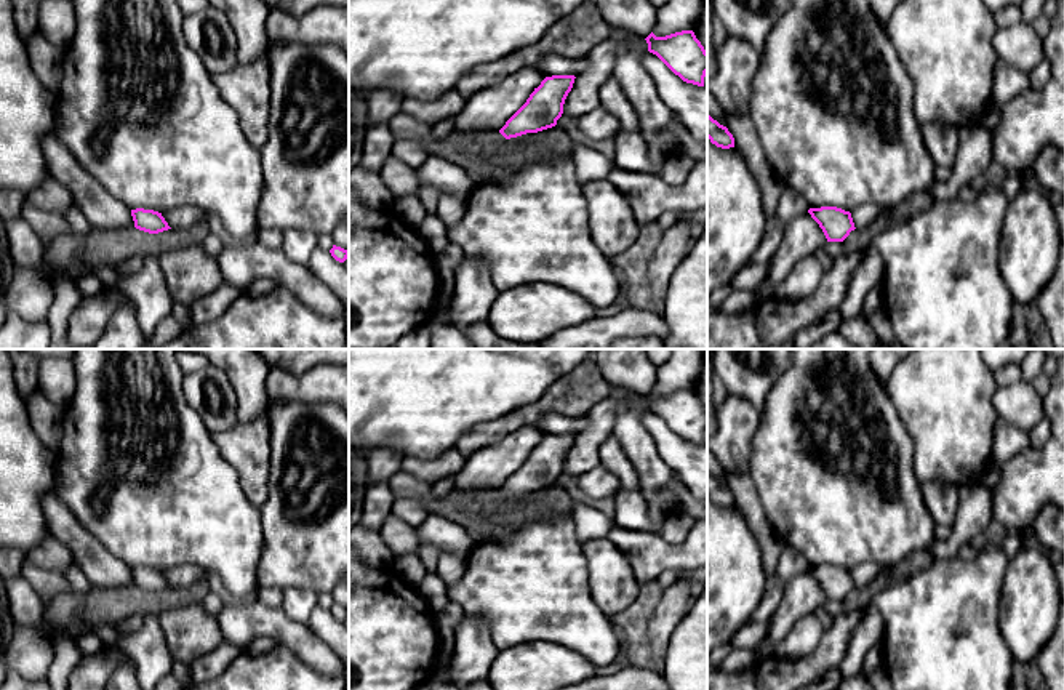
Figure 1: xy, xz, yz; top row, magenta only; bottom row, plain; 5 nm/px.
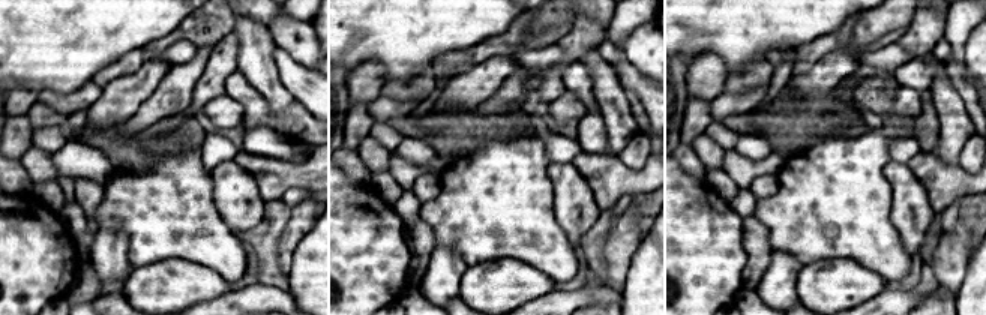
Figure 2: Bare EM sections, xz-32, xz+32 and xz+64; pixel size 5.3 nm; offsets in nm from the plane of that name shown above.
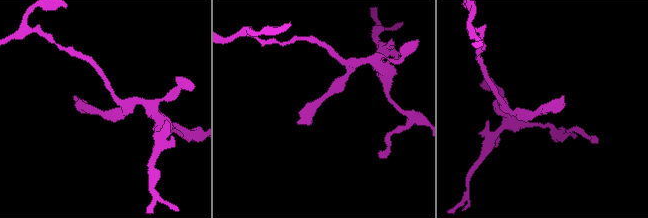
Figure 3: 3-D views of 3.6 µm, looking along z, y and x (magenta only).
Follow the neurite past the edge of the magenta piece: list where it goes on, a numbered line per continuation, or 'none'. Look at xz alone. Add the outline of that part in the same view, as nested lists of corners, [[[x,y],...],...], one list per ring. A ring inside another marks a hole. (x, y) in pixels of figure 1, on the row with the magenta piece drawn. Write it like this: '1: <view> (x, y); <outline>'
none

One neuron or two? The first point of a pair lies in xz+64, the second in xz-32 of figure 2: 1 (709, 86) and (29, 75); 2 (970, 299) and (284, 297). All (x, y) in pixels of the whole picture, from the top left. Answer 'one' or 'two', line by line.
1: two
2: two

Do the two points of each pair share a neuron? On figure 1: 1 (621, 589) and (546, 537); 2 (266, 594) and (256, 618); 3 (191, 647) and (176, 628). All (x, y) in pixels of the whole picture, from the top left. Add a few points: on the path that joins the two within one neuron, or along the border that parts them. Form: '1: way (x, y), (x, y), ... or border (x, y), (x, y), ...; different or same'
1: border (581, 545), (588, 589), (596, 602); different
2: border (256, 599), (269, 607), (280, 609); different
3: way (188, 642), (181, 633); same

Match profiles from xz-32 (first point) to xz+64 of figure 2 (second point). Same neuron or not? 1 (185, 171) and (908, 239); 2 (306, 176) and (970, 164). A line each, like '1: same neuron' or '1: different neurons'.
1: different neurons
2: different neurons

